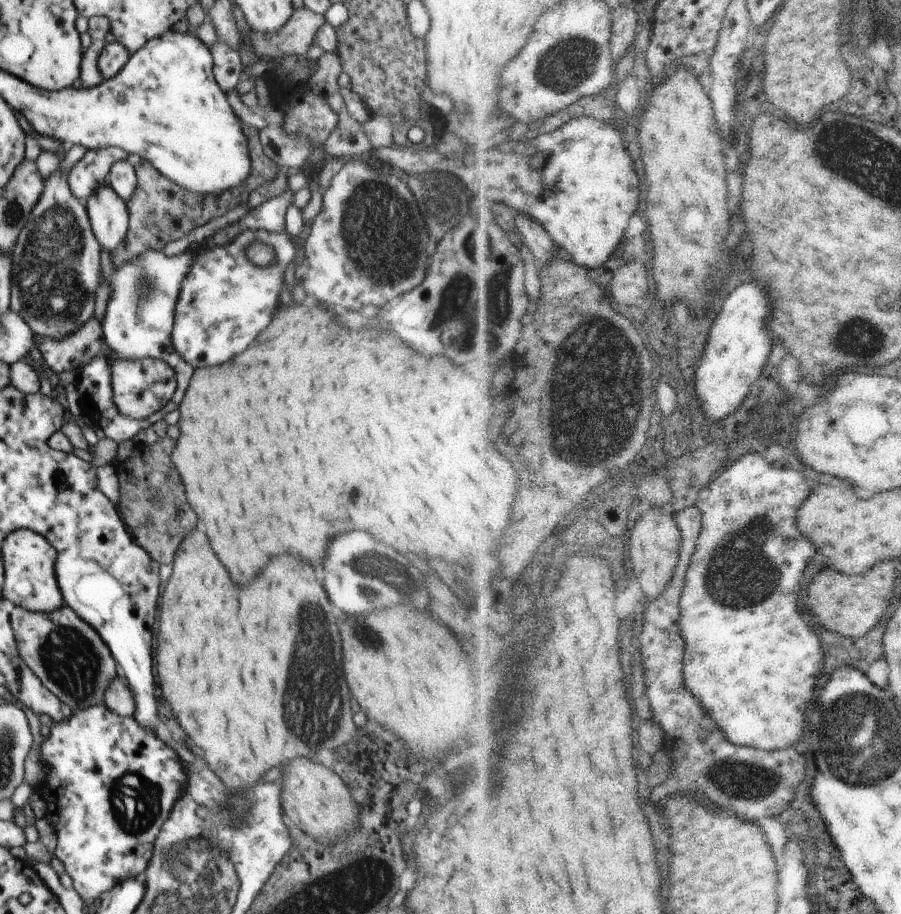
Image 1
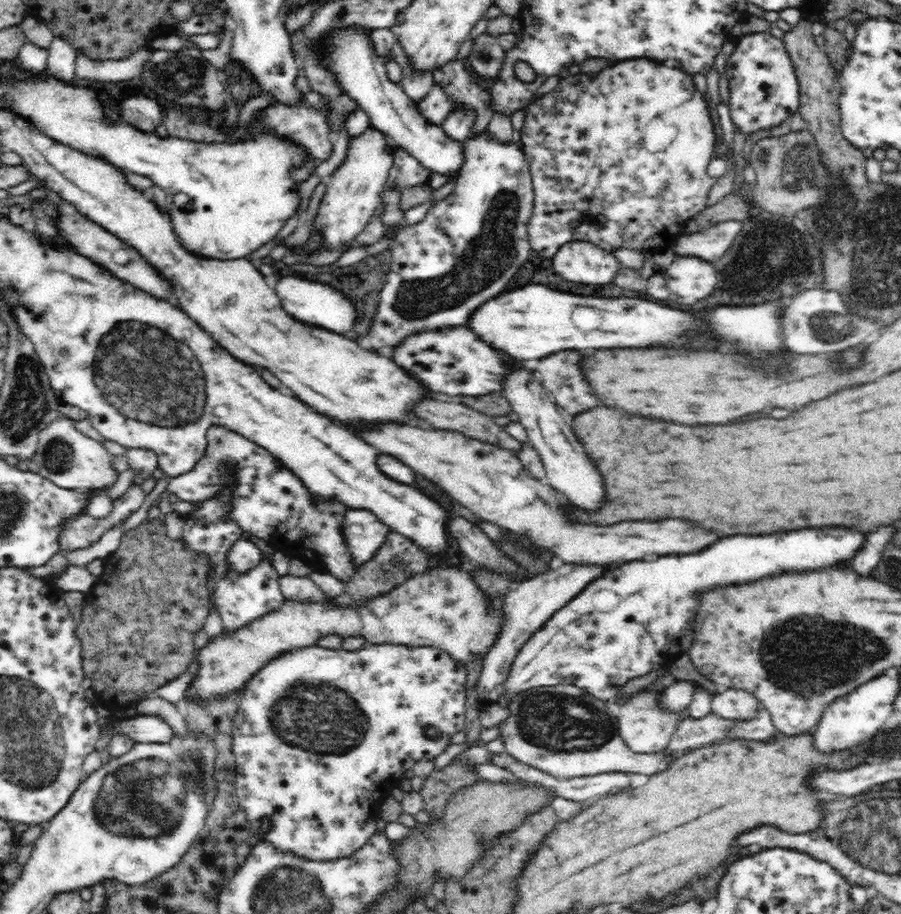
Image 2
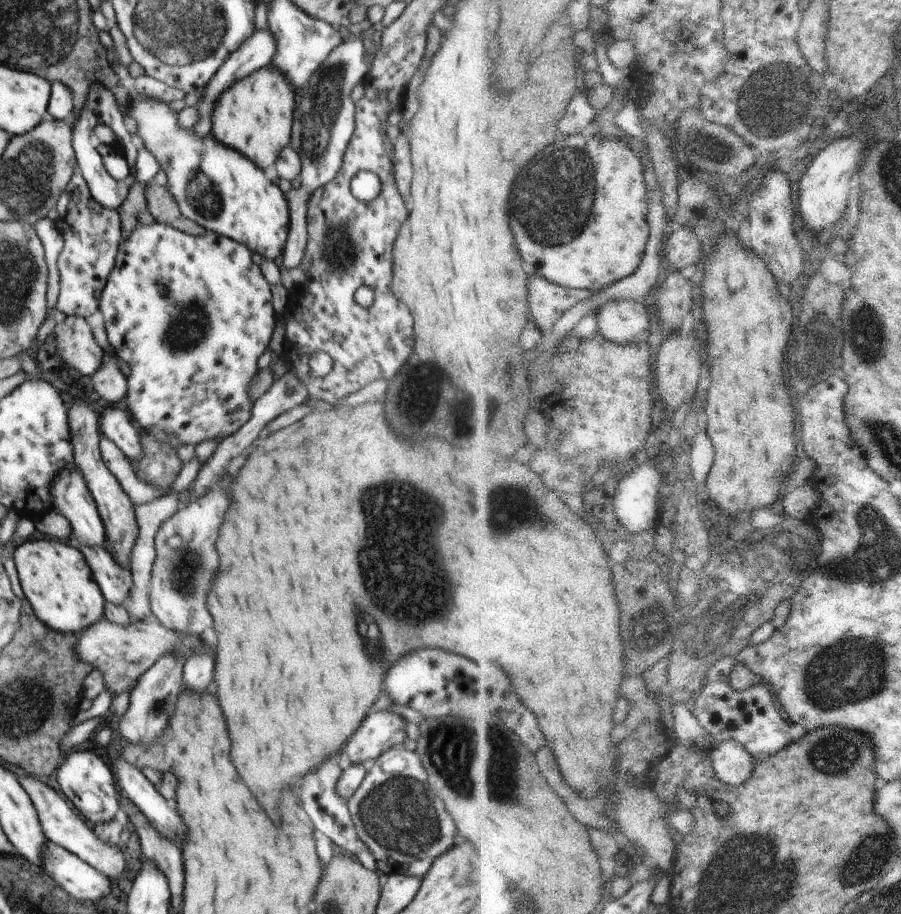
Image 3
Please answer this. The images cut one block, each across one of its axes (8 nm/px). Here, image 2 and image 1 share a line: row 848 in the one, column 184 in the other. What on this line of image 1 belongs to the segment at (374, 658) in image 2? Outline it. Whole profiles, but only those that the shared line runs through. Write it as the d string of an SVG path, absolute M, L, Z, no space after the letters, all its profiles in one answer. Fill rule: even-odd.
M262 229L244 231L227 245L206 248L204 252L199 252L182 281L171 334L174 351L188 364L194 368L224 364L232 356L244 352L252 344L252 340L270 324L272 312L278 304L282 282L284 282L284 277L290 276L289 269L295 258L296 250L290 238L286 230L281 233L271 233ZM255 241L268 245L274 251L273 261L268 266L255 265L248 258L247 248Z

